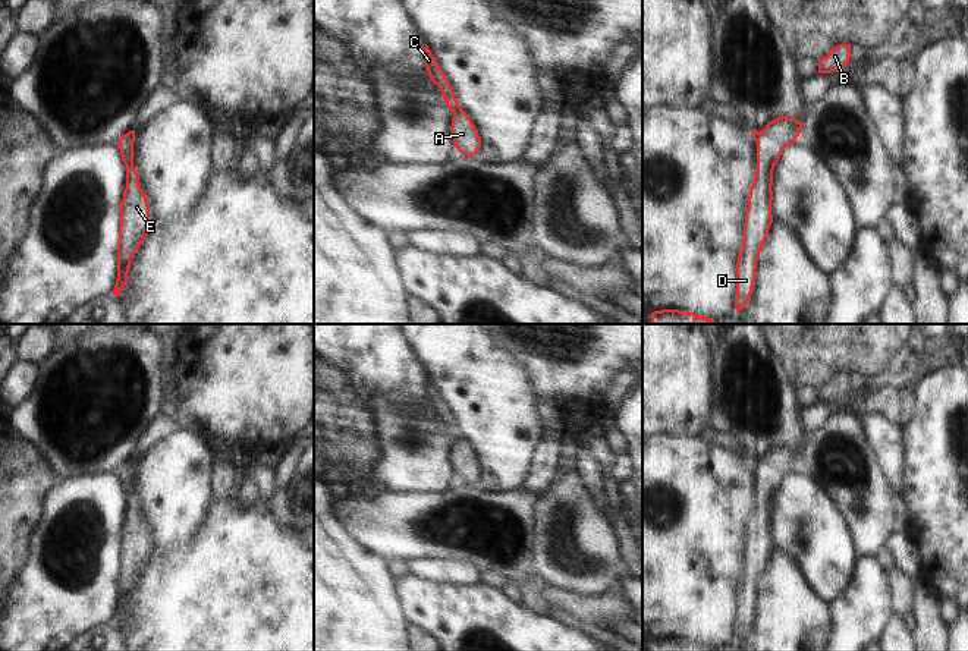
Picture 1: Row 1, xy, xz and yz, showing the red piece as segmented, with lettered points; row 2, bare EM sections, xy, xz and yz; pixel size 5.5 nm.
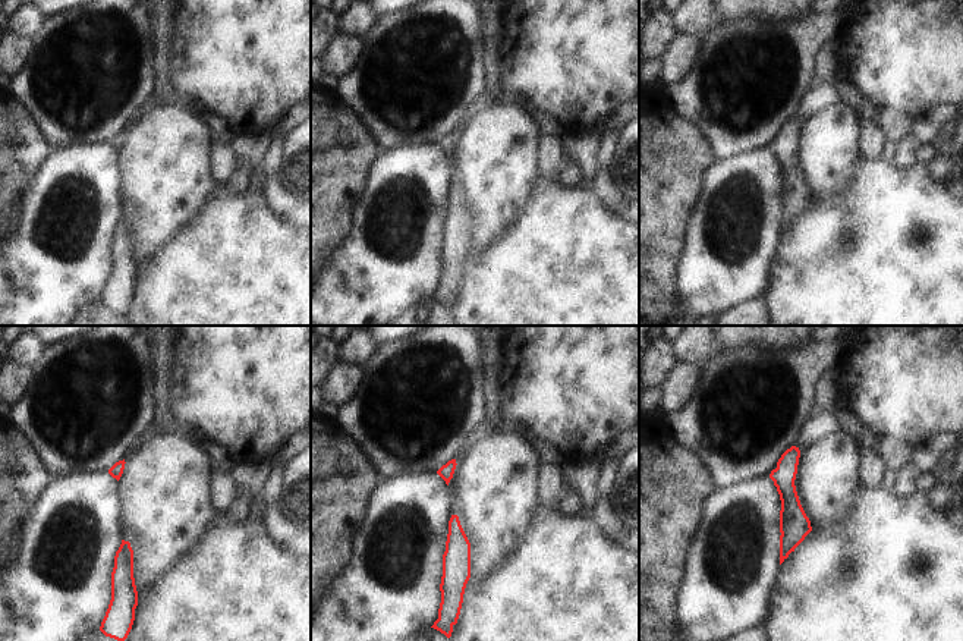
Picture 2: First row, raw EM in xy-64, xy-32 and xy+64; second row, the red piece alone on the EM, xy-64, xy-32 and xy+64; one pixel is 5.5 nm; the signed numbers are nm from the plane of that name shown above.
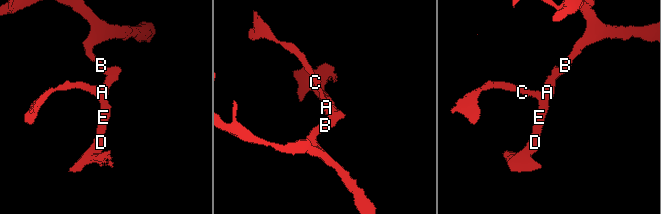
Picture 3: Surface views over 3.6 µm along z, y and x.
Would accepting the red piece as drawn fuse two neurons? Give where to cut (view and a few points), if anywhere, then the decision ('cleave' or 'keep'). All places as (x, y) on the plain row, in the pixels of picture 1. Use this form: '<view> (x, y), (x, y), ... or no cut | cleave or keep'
xz (461, 437), (453, 442) | cleave

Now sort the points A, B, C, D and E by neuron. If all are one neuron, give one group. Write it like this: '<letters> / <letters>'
A B D E / C

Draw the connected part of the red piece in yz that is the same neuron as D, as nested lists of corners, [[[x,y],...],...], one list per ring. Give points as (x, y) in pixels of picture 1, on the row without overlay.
[[[777,446],[757,463],[757,501],[749,516],[745,540],[744,569],[736,591],[736,628],[739,641],[749,629],[755,611],[757,586],[766,572],[773,551],[773,499],[783,478],[799,465],[802,450],[793,446]]]

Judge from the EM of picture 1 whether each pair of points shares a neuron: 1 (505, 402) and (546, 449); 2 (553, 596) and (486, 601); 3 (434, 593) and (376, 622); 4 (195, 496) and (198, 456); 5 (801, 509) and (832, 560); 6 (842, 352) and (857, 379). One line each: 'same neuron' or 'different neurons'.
1: different neurons
2: different neurons
3: different neurons
4: same neuron
5: same neuron
6: different neurons

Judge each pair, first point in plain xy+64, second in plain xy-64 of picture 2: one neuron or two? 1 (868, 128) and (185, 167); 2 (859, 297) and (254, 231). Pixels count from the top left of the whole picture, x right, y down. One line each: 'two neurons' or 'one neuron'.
1: two neurons
2: one neuron

